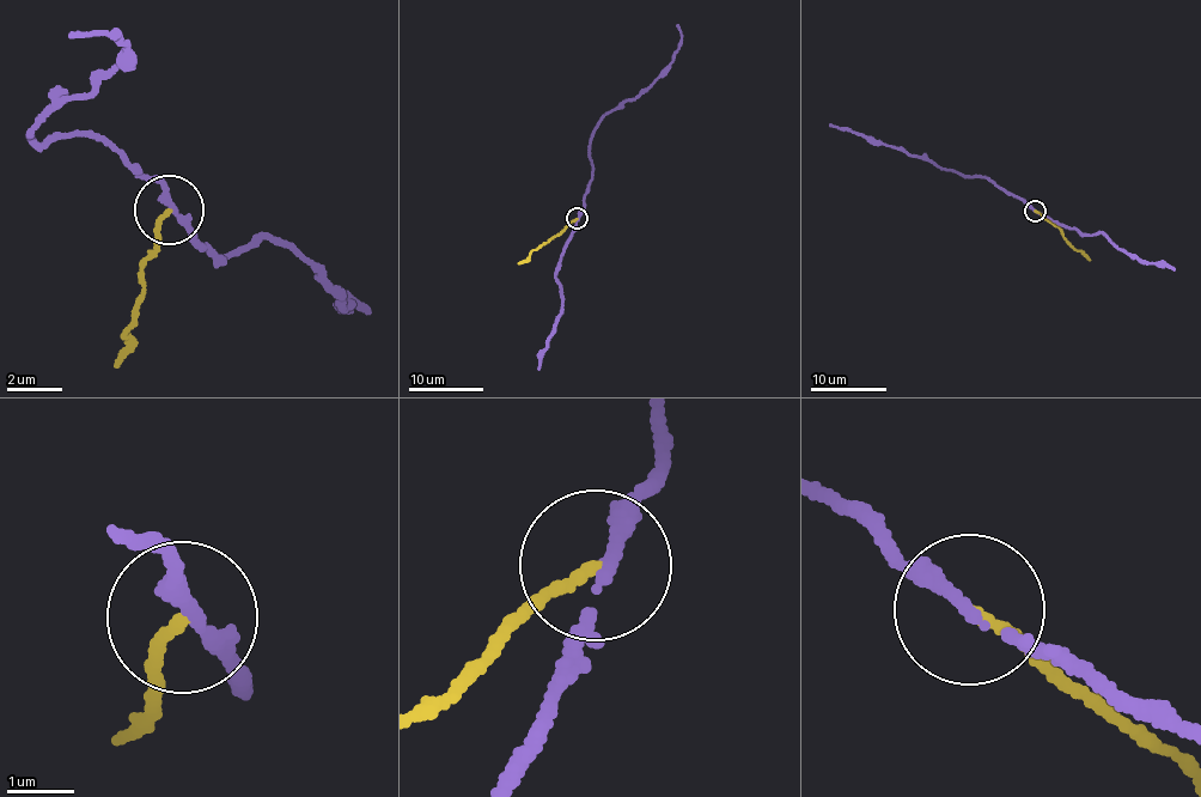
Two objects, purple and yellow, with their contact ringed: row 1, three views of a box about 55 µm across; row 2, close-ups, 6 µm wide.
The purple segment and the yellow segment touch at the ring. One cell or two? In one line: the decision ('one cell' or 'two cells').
two cells

